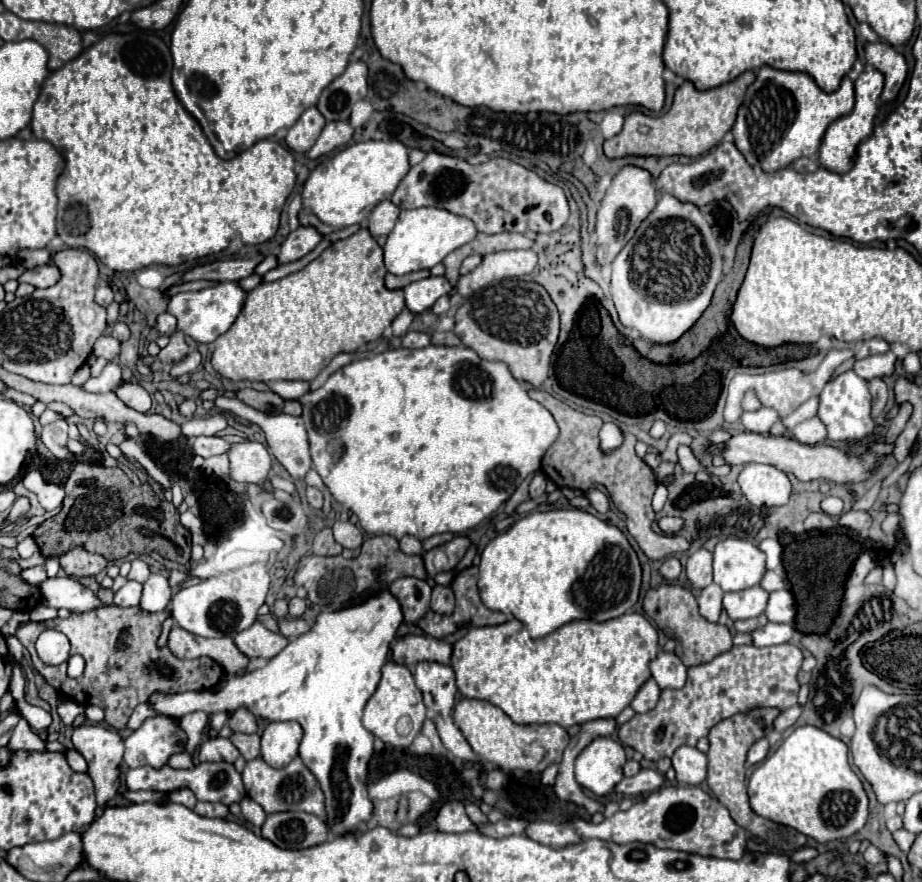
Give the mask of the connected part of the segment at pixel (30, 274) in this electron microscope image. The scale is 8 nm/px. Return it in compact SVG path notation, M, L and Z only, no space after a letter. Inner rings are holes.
M45 264L45 266L39 266L39 268L27 270L19 278L19 282L29 282L35 288L49 288L49 286L55 286L59 282L59 278L61 278L59 268L55 264Z

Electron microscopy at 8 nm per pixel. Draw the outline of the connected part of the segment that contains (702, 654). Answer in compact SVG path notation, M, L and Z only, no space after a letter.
M661 584L659 588L649 590L645 600L643 600L643 610L645 610L645 614L649 618L653 618L657 622L657 626L669 638L677 640L677 654L679 654L681 662L687 668L693 668L693 666L699 666L699 664L707 664L715 656L719 656L723 652L729 652L733 648L731 630L727 626L721 626L721 624L705 620L699 614L699 610L697 610L697 600L693 602L691 590L687 590L687 588L679 586L679 584Z

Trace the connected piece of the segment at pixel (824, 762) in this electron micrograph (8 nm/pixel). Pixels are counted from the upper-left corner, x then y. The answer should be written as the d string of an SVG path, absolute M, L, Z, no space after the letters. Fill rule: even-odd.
M813 726L795 728L789 738L755 768L747 793L755 814L795 828L817 842L853 836L865 826L869 814L869 798L859 776L849 766L847 746L839 738Z

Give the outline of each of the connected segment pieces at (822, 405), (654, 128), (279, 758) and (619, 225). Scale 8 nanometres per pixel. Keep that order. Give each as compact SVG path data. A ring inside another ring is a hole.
M847 370L831 378L819 394L819 420L827 428L827 436L867 436L873 432L875 422L871 418L871 394L867 380L859 378L853 370Z
M743 72L735 80L721 84L711 90L697 90L691 82L683 82L673 98L673 106L667 114L663 116L647 116L643 112L631 112L625 118L623 130L613 136L611 140L605 140L605 156L607 158L621 158L625 154L635 154L635 156L701 156L709 152L715 144L721 142L721 138L731 130L737 110L743 102L747 86L755 80L755 74ZM639 126L647 126L649 132L641 134Z
M271 722L261 734L261 758L273 766L283 768L297 756L303 728L297 722Z
M623 166L615 176L605 192L599 212L597 212L597 262L607 264L611 262L617 252L633 238L633 232L639 228L639 224L651 214L651 210L657 206L657 192L653 184L653 176L649 170L639 166Z

